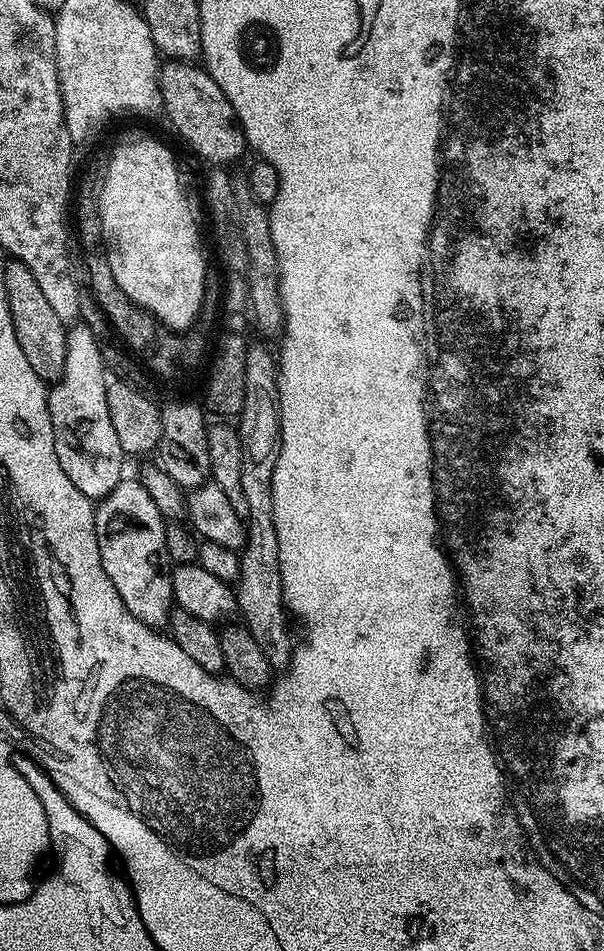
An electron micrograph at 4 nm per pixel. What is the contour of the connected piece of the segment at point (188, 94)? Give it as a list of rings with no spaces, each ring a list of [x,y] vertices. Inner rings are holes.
[[[168,60],[160,66],[160,103],[172,128],[212,166],[231,166],[246,152],[244,129],[236,121],[230,98],[222,94],[222,86],[210,78],[203,66],[183,60]]]

